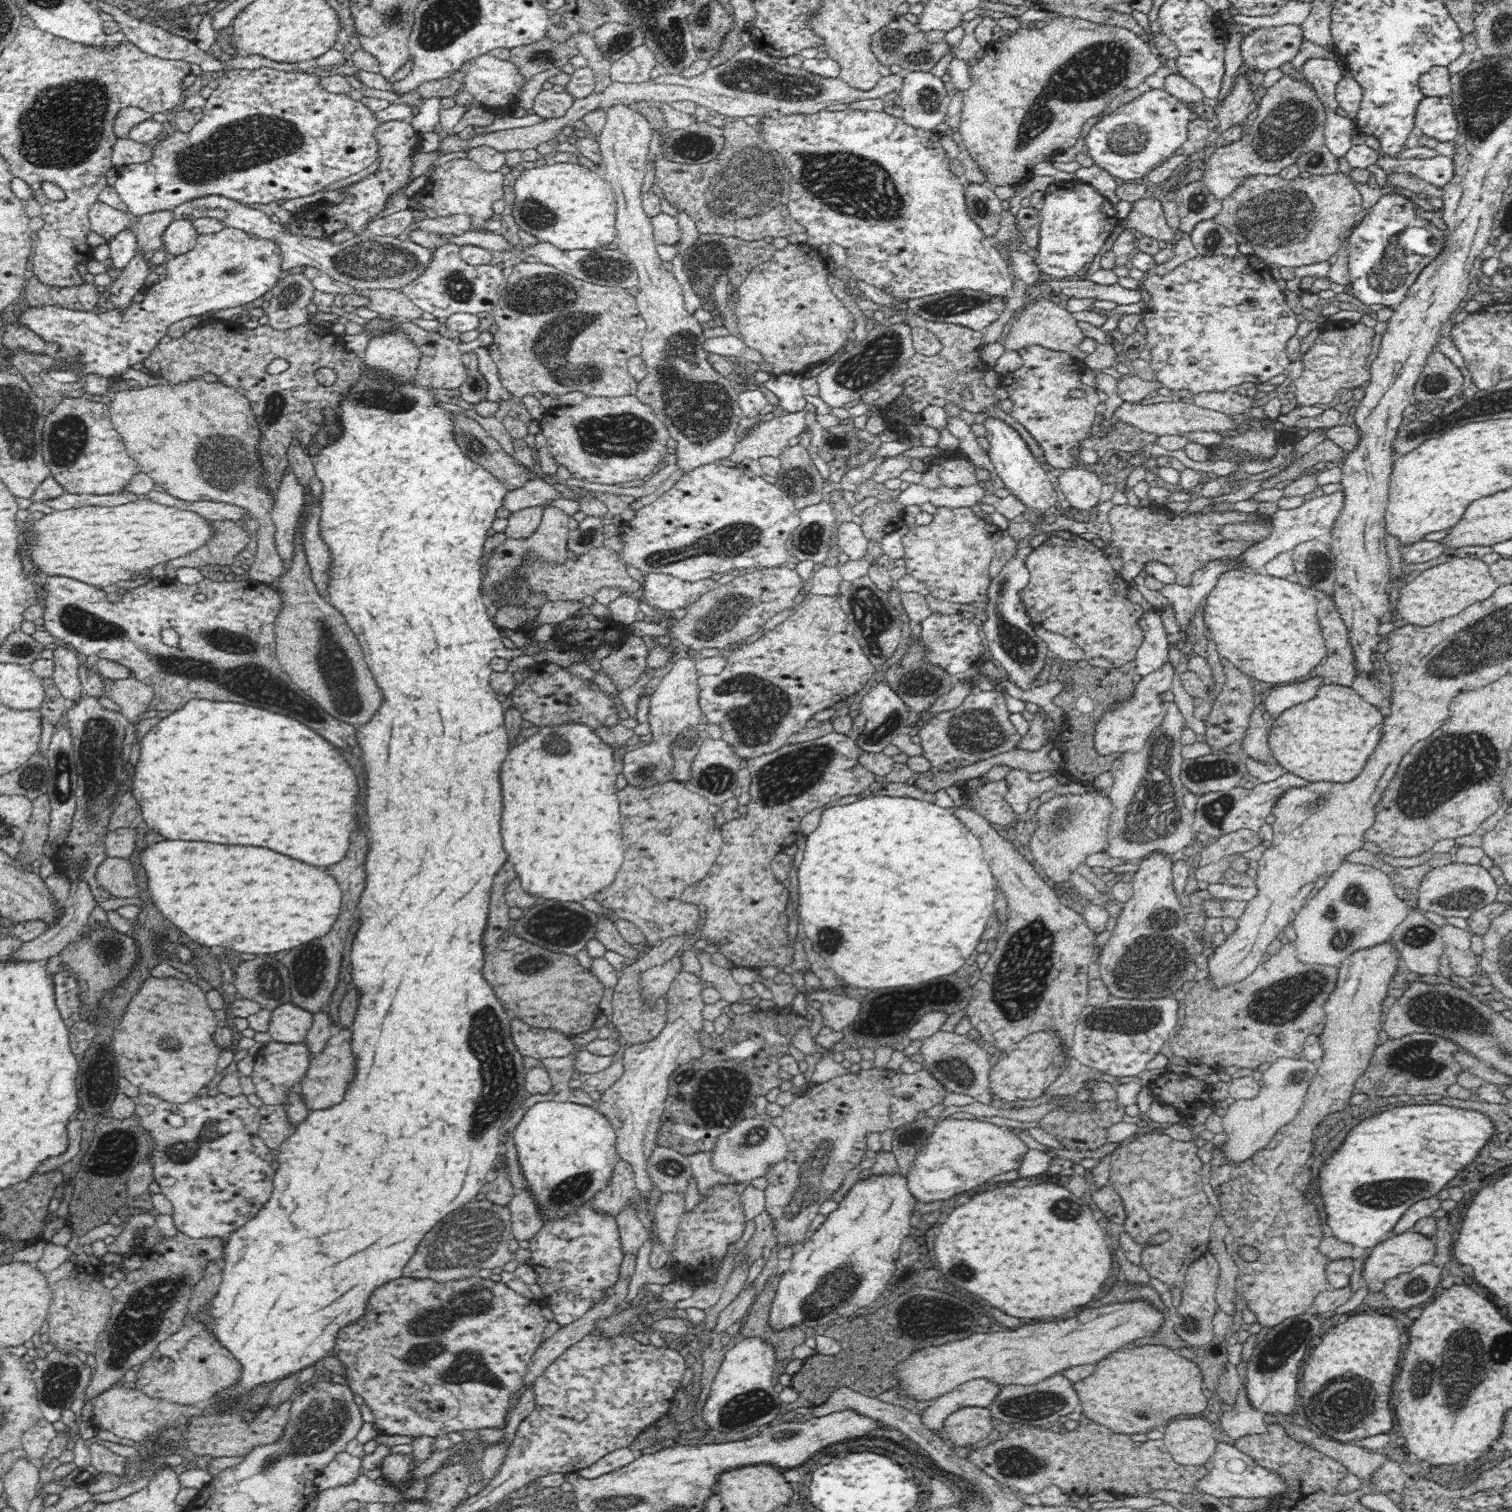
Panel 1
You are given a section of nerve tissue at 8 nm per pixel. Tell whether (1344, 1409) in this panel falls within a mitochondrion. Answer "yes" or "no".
yes

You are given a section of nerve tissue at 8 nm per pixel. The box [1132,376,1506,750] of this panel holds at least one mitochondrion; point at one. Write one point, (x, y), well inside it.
(1317, 566)

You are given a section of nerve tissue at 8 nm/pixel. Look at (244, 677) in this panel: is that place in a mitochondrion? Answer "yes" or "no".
yes

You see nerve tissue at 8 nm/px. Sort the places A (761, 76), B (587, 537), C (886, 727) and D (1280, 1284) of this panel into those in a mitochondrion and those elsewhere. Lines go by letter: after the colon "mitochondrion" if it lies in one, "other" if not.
A: mitochondrion
B: mitochondrion
C: mitochondrion
D: other

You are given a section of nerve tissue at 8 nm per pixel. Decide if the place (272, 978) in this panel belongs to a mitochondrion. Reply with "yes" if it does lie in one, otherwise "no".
yes

